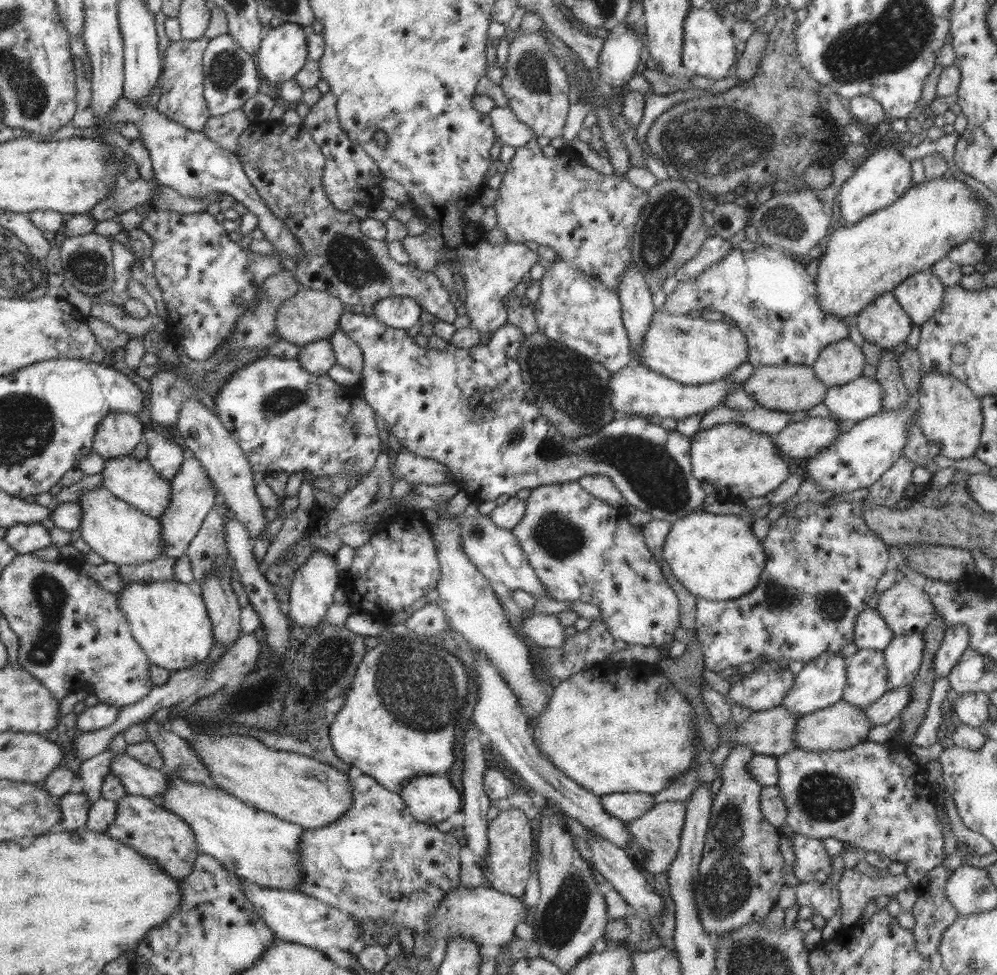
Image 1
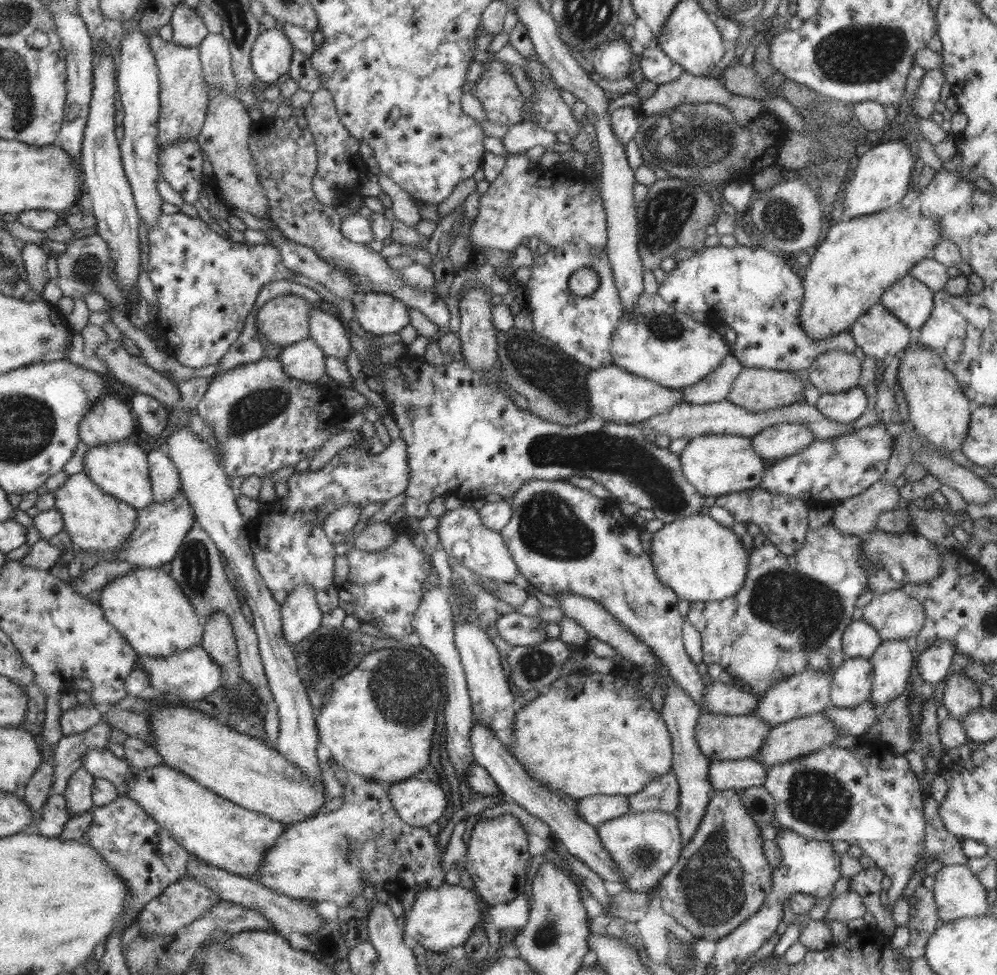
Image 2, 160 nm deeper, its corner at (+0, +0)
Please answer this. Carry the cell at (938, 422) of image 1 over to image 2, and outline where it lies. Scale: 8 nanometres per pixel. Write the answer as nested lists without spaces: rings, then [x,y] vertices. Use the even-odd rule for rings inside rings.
[[[912,341],[905,348],[896,378],[908,402],[909,420],[917,432],[945,450],[961,448],[968,434],[972,403],[966,398],[956,377],[945,367],[944,361],[927,346]]]

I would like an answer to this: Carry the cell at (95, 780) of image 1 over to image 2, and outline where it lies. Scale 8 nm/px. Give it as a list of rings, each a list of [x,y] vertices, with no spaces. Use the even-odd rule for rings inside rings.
[[[80,767],[68,779],[63,797],[67,802],[67,809],[72,816],[89,812],[94,807],[92,785],[95,777],[84,767]]]

